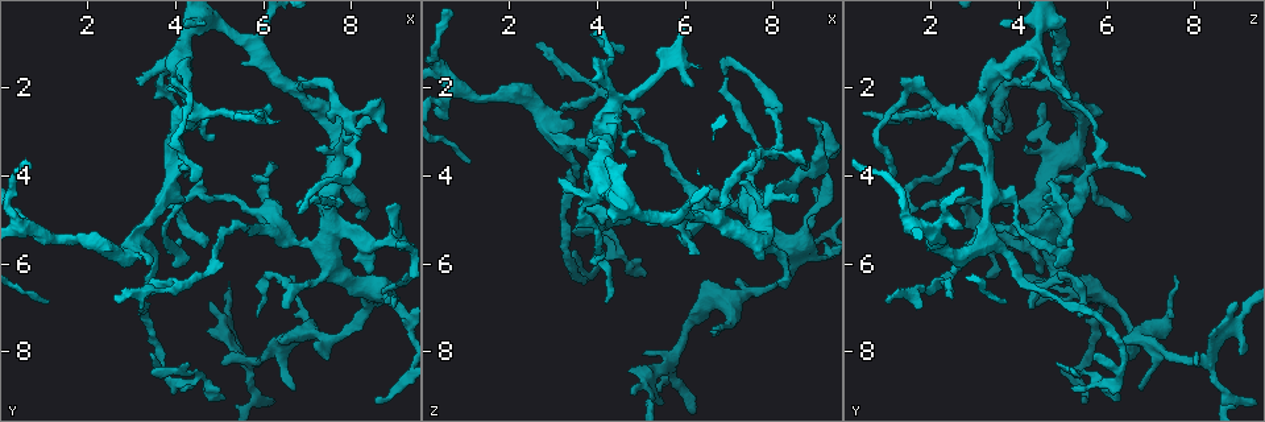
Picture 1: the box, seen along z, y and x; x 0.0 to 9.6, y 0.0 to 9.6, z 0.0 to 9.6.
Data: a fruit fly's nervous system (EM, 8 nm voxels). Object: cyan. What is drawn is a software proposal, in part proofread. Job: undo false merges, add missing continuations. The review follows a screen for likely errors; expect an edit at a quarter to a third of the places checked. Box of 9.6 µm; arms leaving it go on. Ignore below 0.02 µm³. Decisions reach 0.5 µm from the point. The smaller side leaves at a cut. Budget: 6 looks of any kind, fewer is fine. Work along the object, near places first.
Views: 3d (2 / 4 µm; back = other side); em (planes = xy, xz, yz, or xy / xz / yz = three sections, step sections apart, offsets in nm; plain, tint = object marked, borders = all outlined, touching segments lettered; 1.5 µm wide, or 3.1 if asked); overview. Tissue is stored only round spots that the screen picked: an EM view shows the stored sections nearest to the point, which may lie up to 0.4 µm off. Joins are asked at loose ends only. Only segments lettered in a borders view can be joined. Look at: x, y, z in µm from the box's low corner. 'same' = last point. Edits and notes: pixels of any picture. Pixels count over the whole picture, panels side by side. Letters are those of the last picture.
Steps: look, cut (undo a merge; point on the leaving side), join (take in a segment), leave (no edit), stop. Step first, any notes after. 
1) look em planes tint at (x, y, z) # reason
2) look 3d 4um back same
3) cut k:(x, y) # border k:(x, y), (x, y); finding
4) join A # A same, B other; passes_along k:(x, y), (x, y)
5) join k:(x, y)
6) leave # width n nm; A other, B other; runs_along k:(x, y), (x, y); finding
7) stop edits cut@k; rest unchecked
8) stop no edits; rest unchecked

look em planes borders at (9.05, 5.60, 2.80) # free end

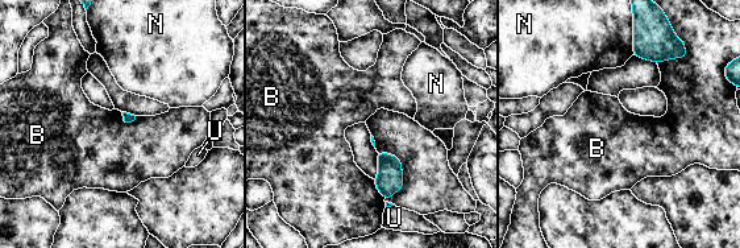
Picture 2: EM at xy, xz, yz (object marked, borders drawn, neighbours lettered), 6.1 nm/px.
leave # longest_contact B 200 nm; B other, N other, U other; border 2:(687, 52), (684, 58), (657, 63); no lettered segment goes on from it

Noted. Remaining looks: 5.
look 3d 4um at (5.90, 5.25, 4.00)

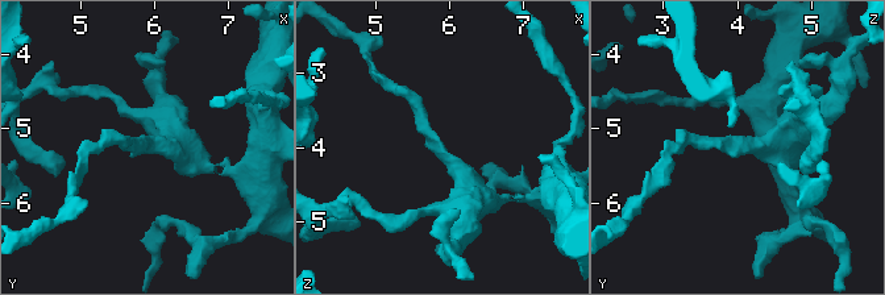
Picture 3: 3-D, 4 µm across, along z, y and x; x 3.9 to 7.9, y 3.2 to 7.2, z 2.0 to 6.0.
look em planes tint at (5.90, 5.20, 4.05) # arm_widths 170, 280 nm

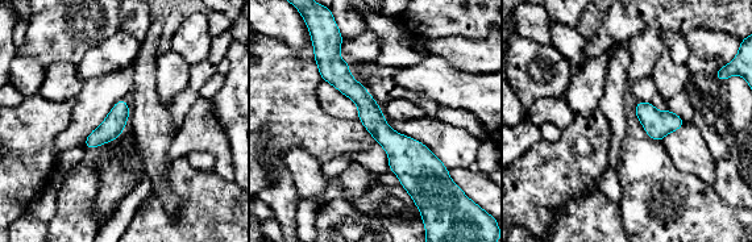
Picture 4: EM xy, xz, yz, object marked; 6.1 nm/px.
look em planes borders same # see the neighbours

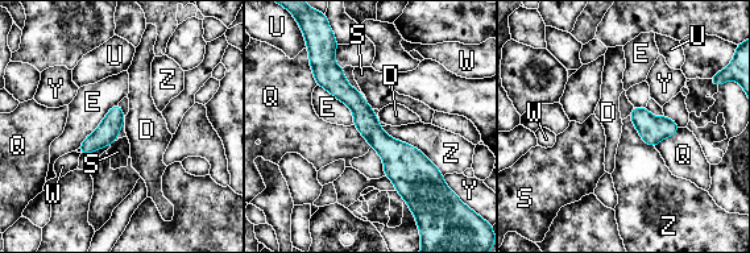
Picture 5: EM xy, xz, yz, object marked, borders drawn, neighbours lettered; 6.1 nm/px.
leave # width 120 nm; D other, E other, Q other, S other, U other, W other, Y other, Z other; border 5:(381, 128), (415, 146), (443, 175); continuous, no second cell

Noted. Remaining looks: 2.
look em xy step 8 borders at (4.40, 4.35, 4.85) # abrupt turn

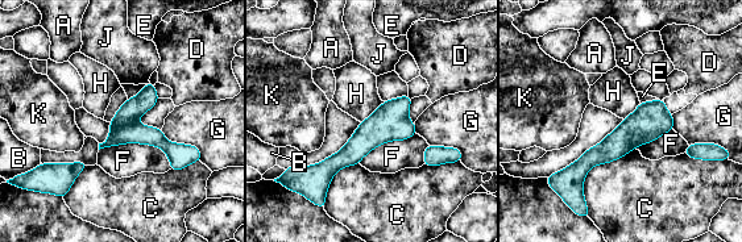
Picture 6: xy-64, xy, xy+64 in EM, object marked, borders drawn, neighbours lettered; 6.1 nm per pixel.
leave # A other, B other, C other, D other, E other, F other, G other, H other, J other, K other; continuous, no second cell

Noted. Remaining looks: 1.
stop no edits; rest unchecked

